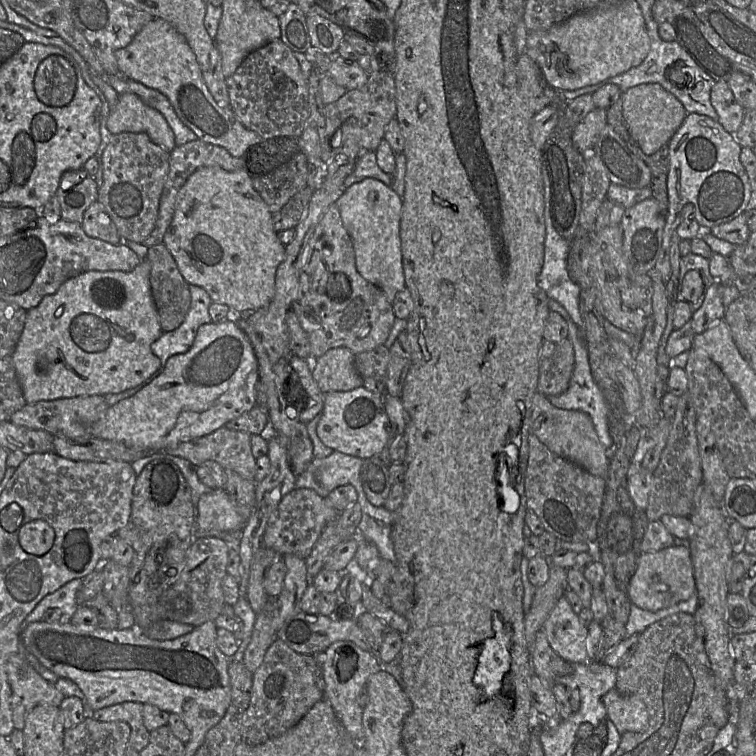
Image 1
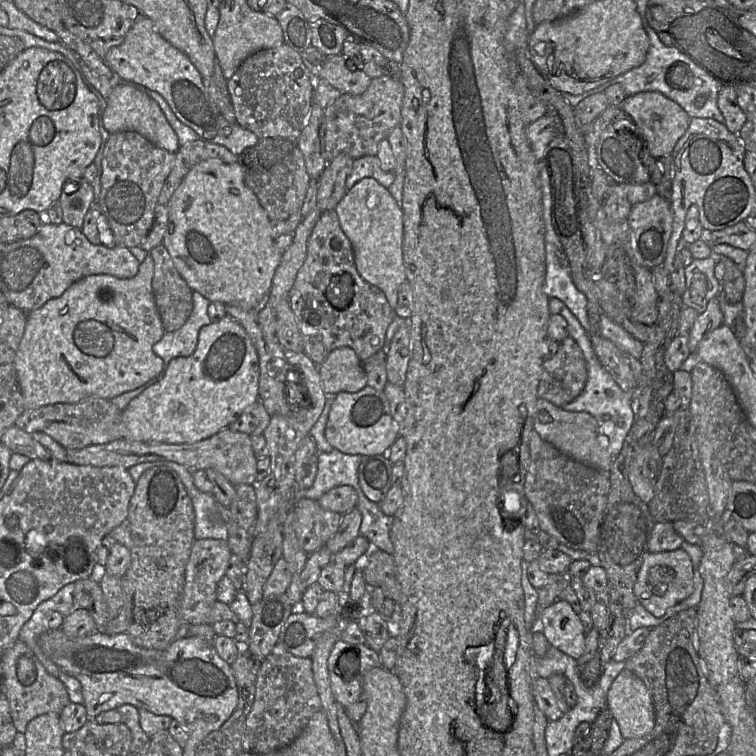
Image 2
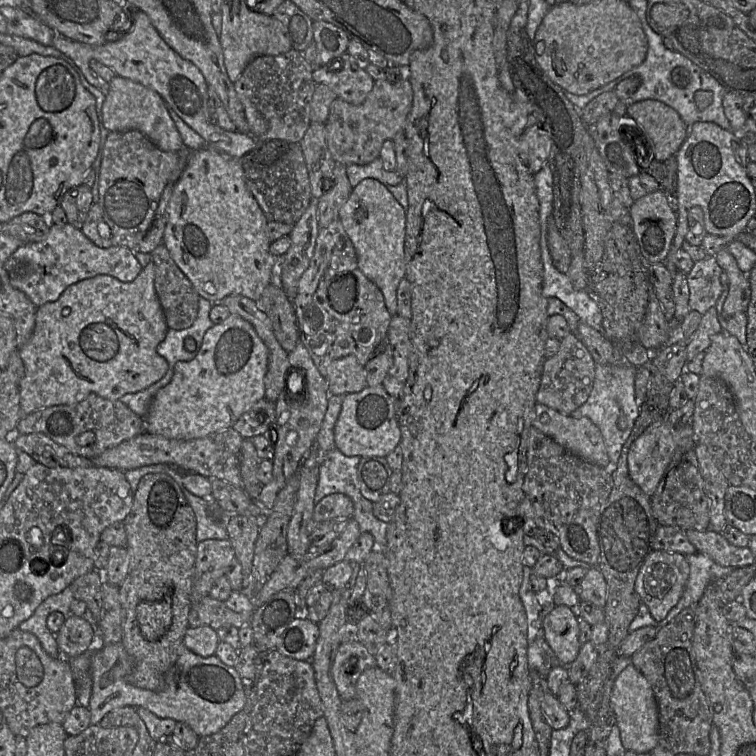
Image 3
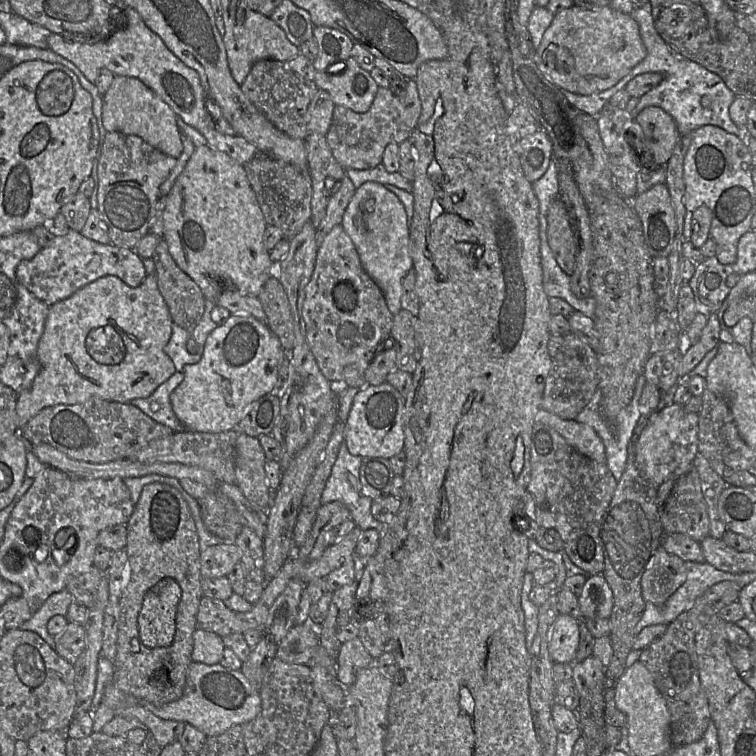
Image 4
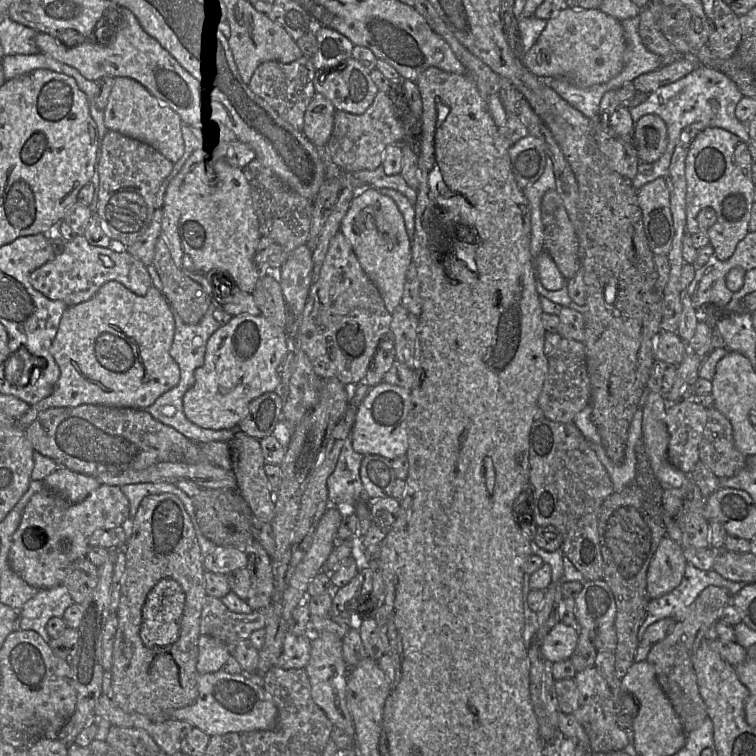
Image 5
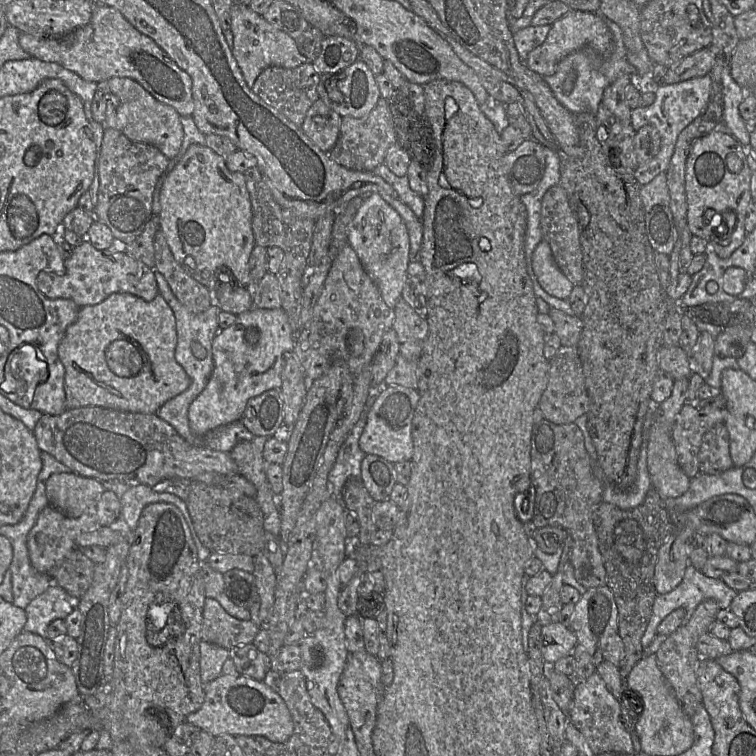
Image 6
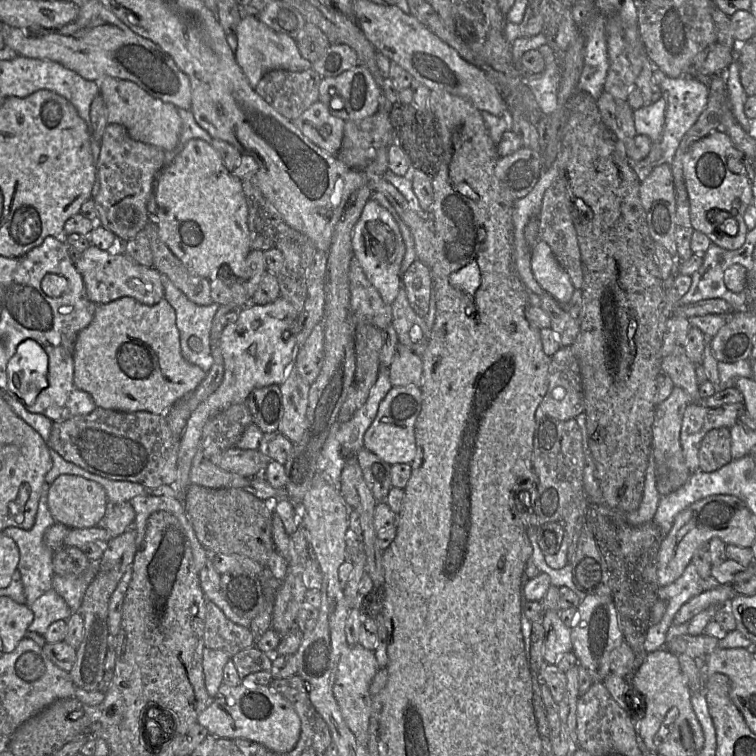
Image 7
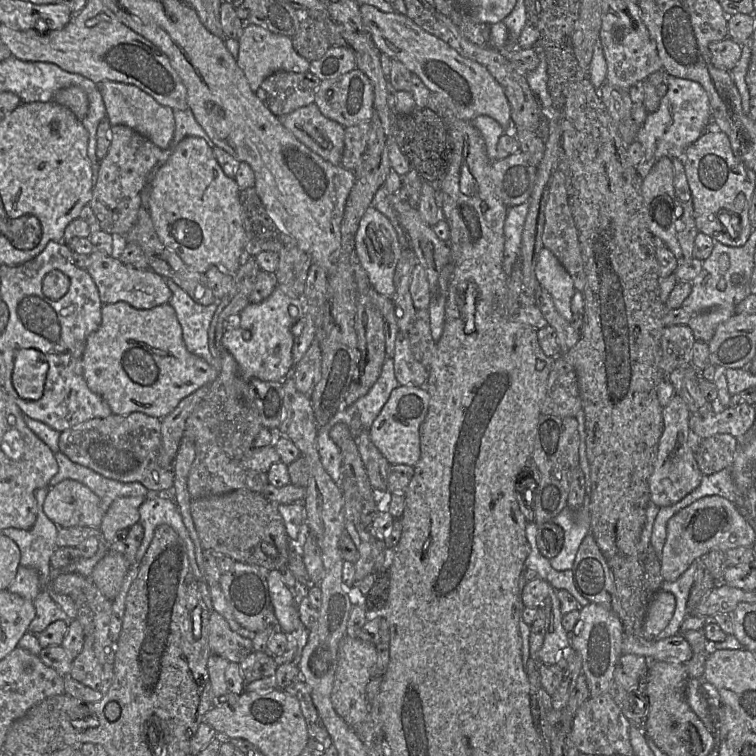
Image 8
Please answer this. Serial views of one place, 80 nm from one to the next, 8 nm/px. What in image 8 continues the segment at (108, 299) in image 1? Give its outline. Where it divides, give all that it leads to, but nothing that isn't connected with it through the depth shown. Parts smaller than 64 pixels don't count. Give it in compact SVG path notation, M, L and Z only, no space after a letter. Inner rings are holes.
M123 301L103 304L101 324L86 339L82 365L87 386L109 405L113 414L143 412L159 419L173 411L183 398L213 382L219 374L212 365L187 349L176 311L169 303L151 309L136 309Z

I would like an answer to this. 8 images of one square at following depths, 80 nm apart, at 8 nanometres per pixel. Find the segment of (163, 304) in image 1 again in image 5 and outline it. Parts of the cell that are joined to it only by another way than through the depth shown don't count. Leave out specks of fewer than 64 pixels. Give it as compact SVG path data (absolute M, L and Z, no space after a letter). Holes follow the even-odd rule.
M164 236L156 244L153 260L162 282L161 292L172 311L186 324L197 324L211 304L203 287L184 274L175 264Z

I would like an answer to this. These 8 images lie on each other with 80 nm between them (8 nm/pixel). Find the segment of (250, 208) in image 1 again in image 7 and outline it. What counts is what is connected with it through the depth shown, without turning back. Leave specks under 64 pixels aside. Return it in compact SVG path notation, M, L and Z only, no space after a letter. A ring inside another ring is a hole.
M191 139L185 144L184 148L179 153L177 153L176 148L165 152L164 164L162 168L157 172L156 178L157 189L155 193L155 200L157 204L157 212L155 217L152 217L151 221L154 221L157 224L159 235L162 241L168 246L173 254L179 258L187 270L192 274L211 280L211 278L216 276L220 277L220 274L217 275L218 269L227 270L227 268L224 268L223 266L229 266L227 271L230 269L234 274L233 277L244 277L246 258L251 251L251 238L248 228L248 207L242 188L242 180L227 170L224 163L222 162L220 155L212 147L212 145L201 139Z

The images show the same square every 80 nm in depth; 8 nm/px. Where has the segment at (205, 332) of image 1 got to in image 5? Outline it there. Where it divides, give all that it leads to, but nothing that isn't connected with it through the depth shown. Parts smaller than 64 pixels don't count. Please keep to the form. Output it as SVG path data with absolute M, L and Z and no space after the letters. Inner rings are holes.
M240 314L220 326L208 339L204 363L194 372L194 384L183 396L183 412L194 425L210 430L226 430L238 427L247 414L250 402L264 393L274 392L281 382L280 368L291 351L291 340L286 329L268 321L263 315Z

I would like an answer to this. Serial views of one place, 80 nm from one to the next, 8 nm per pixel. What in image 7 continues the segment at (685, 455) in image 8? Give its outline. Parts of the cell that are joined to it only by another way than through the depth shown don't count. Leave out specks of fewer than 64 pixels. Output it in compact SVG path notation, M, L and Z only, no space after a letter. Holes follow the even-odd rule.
M674 386L671 395L657 405L652 426L655 470L657 465L668 468L673 489L682 487L692 474L680 443L682 419L690 402L689 395L682 388Z

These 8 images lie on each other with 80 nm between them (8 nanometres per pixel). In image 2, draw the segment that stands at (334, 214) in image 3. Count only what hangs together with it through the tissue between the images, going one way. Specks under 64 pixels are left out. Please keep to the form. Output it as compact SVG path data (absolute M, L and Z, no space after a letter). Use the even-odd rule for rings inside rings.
M341 153L328 162L317 180L317 208L322 212L334 210L347 193L346 179L353 167L354 159Z

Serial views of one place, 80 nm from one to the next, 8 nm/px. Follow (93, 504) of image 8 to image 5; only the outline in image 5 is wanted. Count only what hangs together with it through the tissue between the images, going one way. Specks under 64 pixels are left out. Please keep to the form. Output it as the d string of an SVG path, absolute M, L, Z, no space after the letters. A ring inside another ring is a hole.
M63 466L48 475L44 483L48 490L71 503L82 502L101 484L95 477L74 472Z

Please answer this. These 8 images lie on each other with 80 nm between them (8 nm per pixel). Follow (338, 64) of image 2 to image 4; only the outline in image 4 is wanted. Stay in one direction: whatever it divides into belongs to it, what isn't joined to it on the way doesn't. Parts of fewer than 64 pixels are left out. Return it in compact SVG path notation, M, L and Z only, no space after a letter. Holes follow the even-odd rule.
M351 56L337 62L344 64L343 70L338 73L315 70L314 81L317 88L328 92L335 105L357 113L367 112L379 86L370 72L362 69Z

